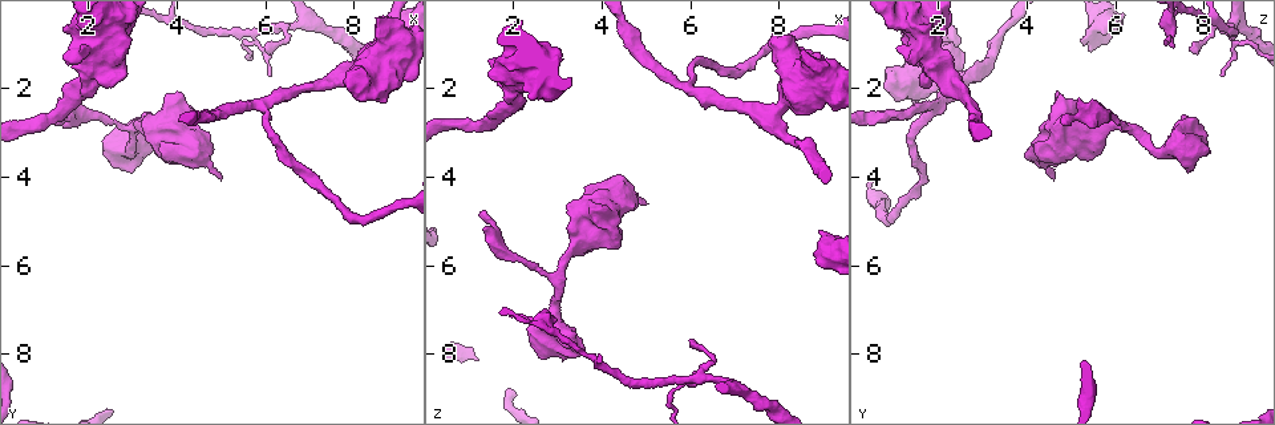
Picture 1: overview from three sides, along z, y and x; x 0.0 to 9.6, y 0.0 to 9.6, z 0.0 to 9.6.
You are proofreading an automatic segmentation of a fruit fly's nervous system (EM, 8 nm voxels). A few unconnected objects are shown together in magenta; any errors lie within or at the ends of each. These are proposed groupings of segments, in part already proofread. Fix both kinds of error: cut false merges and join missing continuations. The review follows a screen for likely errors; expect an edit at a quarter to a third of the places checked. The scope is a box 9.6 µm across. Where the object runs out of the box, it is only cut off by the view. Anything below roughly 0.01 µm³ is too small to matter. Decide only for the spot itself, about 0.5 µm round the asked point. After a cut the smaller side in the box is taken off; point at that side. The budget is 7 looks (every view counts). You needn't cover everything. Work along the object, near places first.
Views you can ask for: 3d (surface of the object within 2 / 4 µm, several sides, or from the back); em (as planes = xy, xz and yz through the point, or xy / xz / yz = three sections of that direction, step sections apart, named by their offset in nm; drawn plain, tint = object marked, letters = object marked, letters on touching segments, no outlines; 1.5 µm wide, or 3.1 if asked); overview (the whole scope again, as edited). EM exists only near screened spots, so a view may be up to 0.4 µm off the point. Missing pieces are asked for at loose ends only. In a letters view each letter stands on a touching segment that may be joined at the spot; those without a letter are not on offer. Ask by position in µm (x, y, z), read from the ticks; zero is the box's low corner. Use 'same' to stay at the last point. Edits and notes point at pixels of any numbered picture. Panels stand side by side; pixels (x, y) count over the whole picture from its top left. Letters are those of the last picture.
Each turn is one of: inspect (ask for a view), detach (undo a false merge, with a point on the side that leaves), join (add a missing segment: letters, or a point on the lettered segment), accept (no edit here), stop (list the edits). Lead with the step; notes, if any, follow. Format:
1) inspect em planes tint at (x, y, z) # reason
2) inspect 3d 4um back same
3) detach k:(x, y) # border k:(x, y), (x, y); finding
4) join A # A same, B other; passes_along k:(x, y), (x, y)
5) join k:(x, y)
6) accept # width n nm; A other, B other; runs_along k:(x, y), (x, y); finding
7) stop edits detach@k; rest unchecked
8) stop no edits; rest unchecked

inspect em planes tint at (8.85, 0.75, 5.75) # stops while still wide

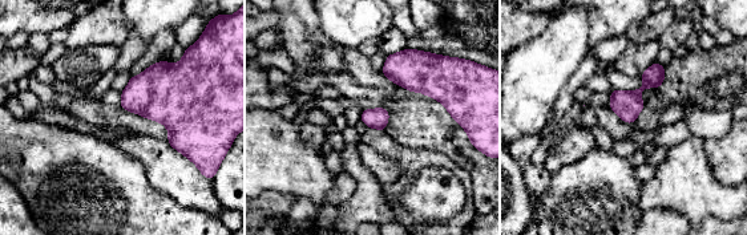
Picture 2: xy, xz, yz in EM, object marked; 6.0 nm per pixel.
inspect em planes letters same

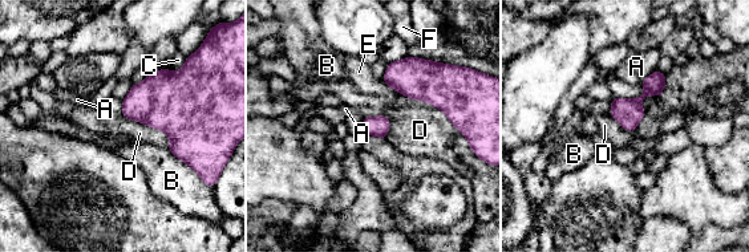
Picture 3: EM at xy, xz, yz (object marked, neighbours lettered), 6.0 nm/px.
accept # A other, B other, C other, D other, E other, F other; border 3:(384, 82), (434, 105), (465, 138); no lettered segment goes on from it

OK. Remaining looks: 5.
inspect 3d 2um back at (6.00, 2.40, 2.05) # branch point

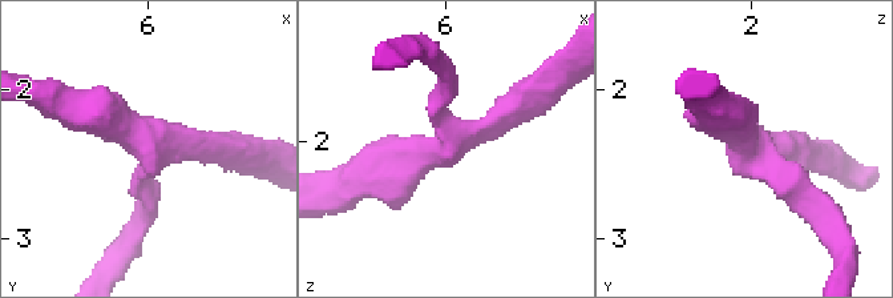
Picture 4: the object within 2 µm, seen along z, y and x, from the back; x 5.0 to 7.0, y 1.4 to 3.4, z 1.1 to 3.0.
inspect em planes tint at (6.02, 2.38, 2.04) # arms 3

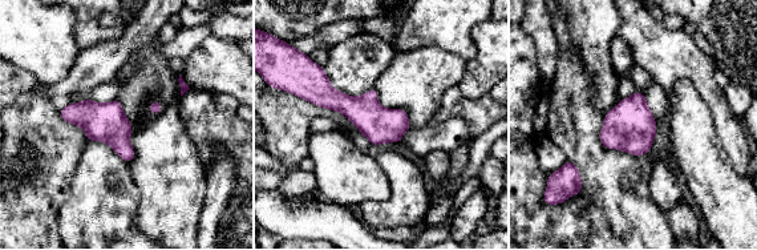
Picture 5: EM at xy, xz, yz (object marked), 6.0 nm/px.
inspect em planes letters same # see the neighbours

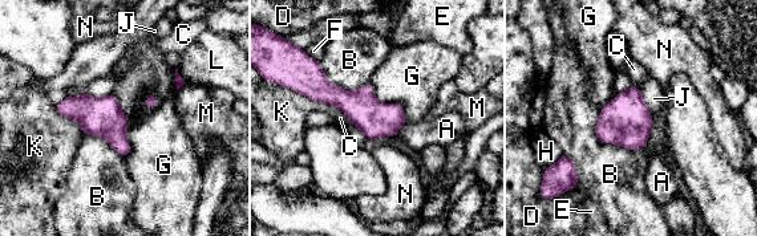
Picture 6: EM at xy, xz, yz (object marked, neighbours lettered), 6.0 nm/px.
accept # A other, B other, C other, D other, E other, F other, G other, H other, J other, K other, L other, M other, N other; border 6:(113, 93), (126, 119), (125, 157); one neuron here

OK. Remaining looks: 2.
inspect em planes letters at (6.05, 1.75, 8.40) # branch stops here

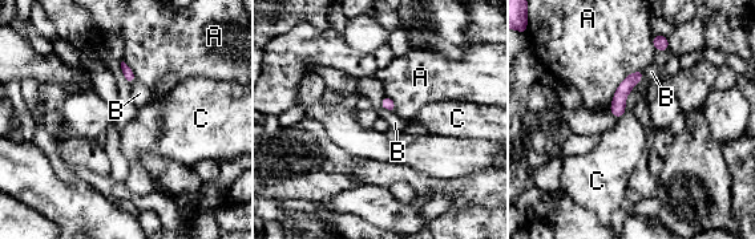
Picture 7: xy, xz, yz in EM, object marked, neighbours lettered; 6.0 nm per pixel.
accept # A other, B other, C other; border 7:(626, 109), (618, 118); no lettered segment goes on from it

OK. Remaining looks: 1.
stop no edits; rest unchecked

